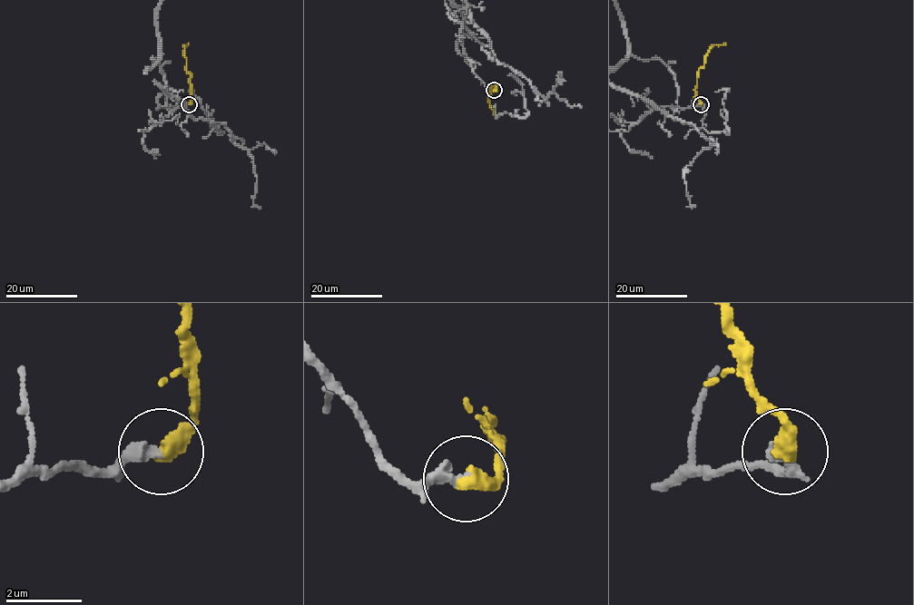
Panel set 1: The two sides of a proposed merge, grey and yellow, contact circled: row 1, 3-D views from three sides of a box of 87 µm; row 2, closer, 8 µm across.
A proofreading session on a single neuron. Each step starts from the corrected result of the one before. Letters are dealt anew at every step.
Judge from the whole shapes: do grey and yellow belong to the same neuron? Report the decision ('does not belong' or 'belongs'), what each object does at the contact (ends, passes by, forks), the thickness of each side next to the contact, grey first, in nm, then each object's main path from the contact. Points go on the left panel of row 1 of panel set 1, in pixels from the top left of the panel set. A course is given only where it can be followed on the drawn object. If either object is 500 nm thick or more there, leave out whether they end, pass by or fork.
belongs | grey ends | yellow ends | 320/480 nm | yellow via (189, 103), (192, 99), (184, 51), (189, 43)

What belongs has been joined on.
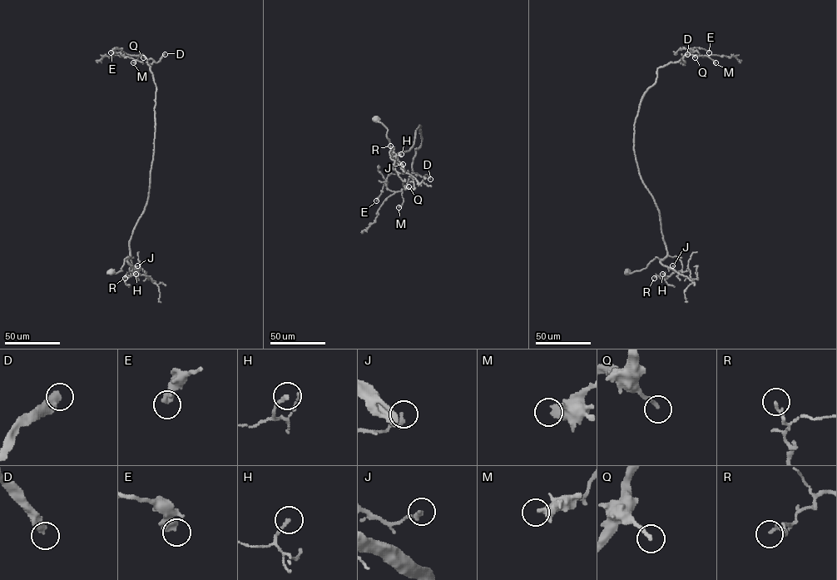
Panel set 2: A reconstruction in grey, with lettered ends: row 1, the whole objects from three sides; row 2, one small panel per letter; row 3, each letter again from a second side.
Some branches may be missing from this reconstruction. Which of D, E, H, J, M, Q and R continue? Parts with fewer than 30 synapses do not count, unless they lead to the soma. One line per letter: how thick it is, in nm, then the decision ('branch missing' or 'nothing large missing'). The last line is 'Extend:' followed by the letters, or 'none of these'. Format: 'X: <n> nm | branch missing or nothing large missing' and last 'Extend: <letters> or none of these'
D: 480 nm | branch missing
E: 440 nm | nothing large missing
H: 170 nm | nothing large missing
J: 240 nm | nothing large missing
M: 480 nm | nothing large missing
Q: 220 nm | branch missing
R: 170 nm | nothing large missing
Extend: D, Q

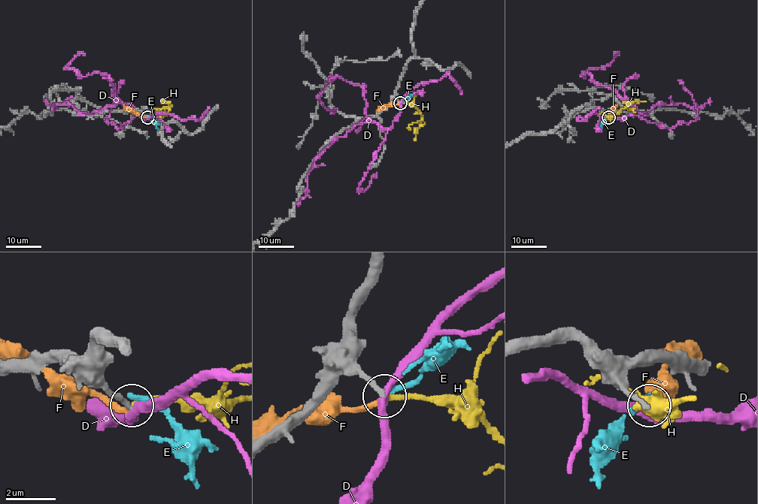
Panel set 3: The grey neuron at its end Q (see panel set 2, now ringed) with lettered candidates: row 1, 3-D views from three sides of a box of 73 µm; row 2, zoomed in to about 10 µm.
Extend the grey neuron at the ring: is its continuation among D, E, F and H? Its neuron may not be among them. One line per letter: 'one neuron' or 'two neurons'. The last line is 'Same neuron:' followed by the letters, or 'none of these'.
D: two neurons
E: two neurons
F: two neurons
H: one neuron
Same neuron: H

